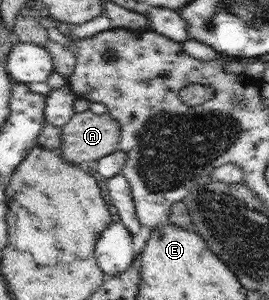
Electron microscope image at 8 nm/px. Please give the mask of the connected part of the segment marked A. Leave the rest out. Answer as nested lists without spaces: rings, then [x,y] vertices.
[[[90,110],[74,113],[61,127],[64,161],[77,166],[96,161],[118,150],[122,127],[108,112],[97,115]]]

